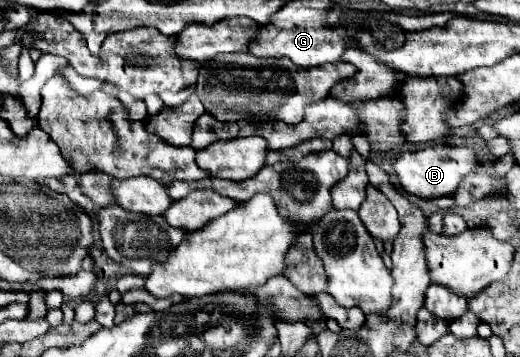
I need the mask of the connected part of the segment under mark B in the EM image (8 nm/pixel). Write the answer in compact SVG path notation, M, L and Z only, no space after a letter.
M427 146L421 150L413 152L401 152L393 164L393 170L399 178L399 184L403 186L405 192L415 194L419 198L439 198L439 196L449 196L457 190L461 178L467 172L477 170L479 162L475 158L473 148L455 148L455 146Z

